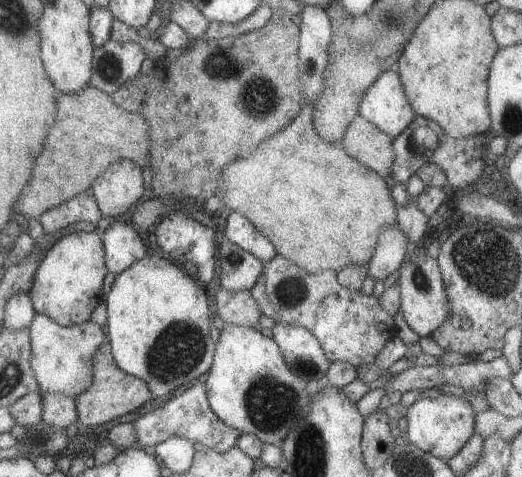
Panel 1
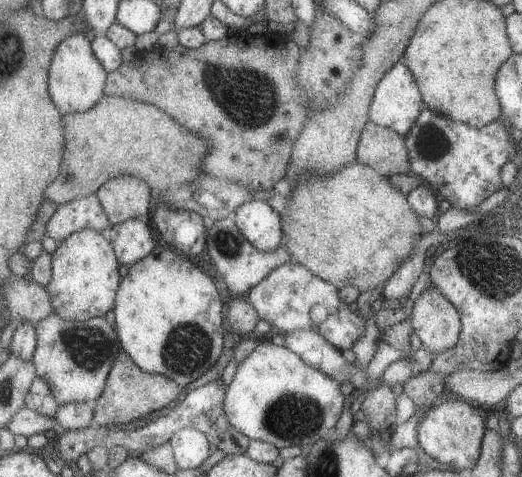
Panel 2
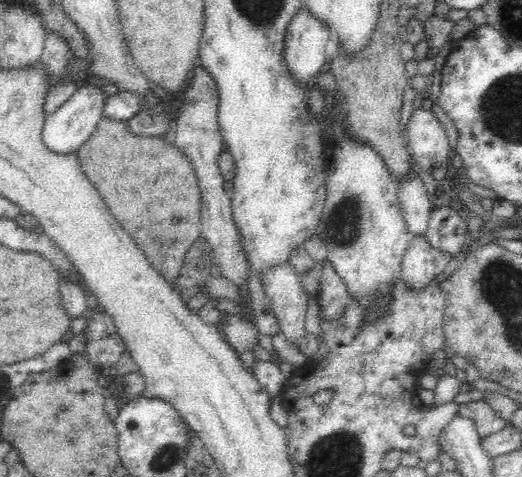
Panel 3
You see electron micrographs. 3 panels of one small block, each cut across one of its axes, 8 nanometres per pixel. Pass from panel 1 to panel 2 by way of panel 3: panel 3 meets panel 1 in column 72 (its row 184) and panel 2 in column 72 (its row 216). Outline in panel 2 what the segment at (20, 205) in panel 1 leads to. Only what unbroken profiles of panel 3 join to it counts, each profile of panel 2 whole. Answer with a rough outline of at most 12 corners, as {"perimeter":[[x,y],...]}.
{"perimeter":[[102,95],[63,114],[56,206],[118,176],[163,192],[207,142],[157,106]]}

